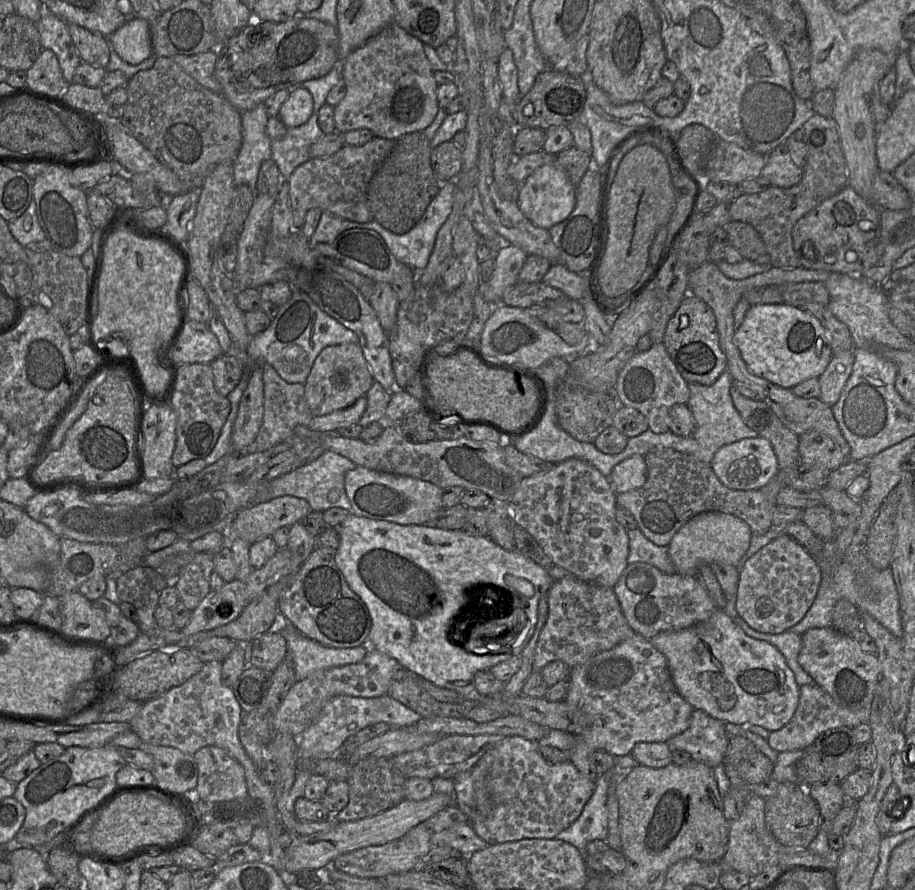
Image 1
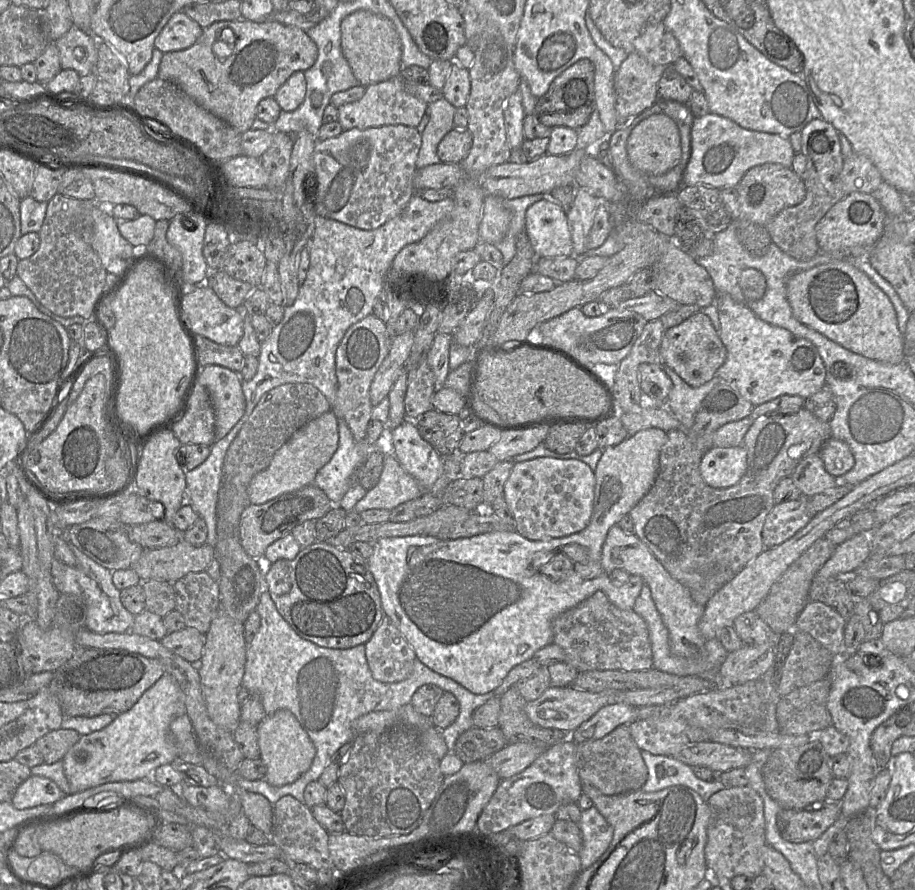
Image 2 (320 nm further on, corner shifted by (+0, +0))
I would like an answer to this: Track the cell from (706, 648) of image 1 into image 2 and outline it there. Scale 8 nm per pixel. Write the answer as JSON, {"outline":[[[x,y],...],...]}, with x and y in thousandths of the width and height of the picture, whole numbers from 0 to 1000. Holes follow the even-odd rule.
{"outline":[[[677,590],[669,591],[659,611],[657,634],[664,646],[672,639],[681,639],[689,646],[699,647],[704,656],[709,658],[716,681],[730,708],[731,727],[737,736],[760,740],[772,735],[773,719],[768,717],[763,707],[763,699],[770,681],[762,679],[756,673],[753,663],[729,643],[694,600],[682,598]]]}

